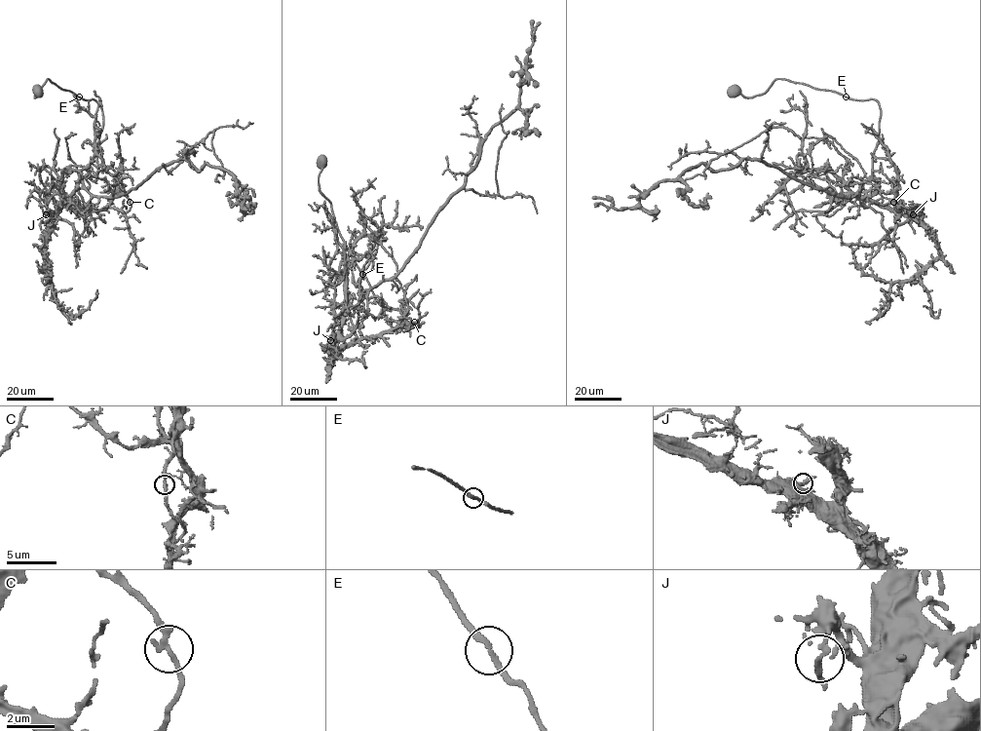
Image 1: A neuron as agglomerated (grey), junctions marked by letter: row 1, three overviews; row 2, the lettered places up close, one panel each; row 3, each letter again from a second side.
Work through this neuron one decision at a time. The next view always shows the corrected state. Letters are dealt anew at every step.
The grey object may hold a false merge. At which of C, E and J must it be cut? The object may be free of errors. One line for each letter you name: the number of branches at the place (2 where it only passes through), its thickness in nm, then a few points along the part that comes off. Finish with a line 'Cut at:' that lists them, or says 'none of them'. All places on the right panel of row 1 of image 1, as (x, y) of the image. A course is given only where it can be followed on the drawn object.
C: branches 2; calibre 240 nm; course (894, 203), (881, 167), (841, 197), (742, 159), (688, 168), (632, 208), (592, 197)
Cut at: C

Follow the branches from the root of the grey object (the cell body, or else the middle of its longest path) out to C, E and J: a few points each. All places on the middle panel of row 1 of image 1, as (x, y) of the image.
C: (321, 162), (319, 190), (330, 204), (349, 253), (377, 301), (398, 310), (401, 324), (414, 322)
E: (321, 162), (319, 190), (330, 204), (339, 235), (362, 274)
J: (321, 162), (319, 190), (349, 253), (387, 307), (366, 296), (374, 287), (330, 340)

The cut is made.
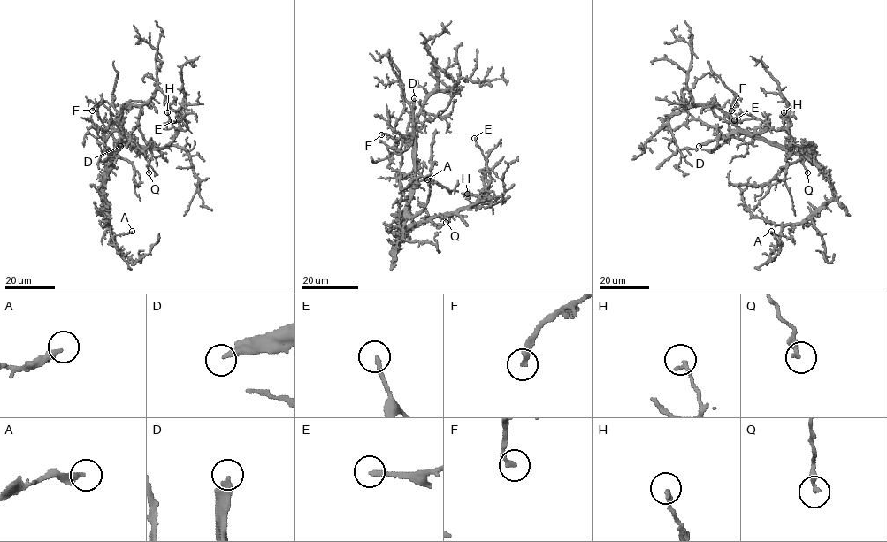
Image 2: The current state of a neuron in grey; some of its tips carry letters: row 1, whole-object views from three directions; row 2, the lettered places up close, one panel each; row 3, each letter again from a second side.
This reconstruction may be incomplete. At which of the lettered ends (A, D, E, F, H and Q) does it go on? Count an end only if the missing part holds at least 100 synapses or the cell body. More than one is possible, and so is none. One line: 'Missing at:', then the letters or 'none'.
Missing at: D

